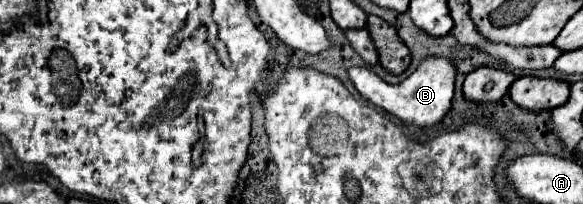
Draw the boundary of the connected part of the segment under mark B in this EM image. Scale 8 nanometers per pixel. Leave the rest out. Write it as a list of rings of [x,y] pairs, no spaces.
[[[426,58],[414,74],[410,74],[404,82],[400,84],[388,84],[382,78],[378,78],[374,72],[370,72],[368,68],[348,68],[346,70],[352,84],[356,86],[356,90],[360,92],[362,98],[366,98],[368,102],[372,102],[378,108],[384,108],[386,112],[398,116],[404,124],[412,124],[412,126],[420,126],[420,128],[428,128],[438,124],[450,110],[452,106],[452,96],[454,96],[454,70],[452,70],[452,62],[444,60],[444,58]]]

